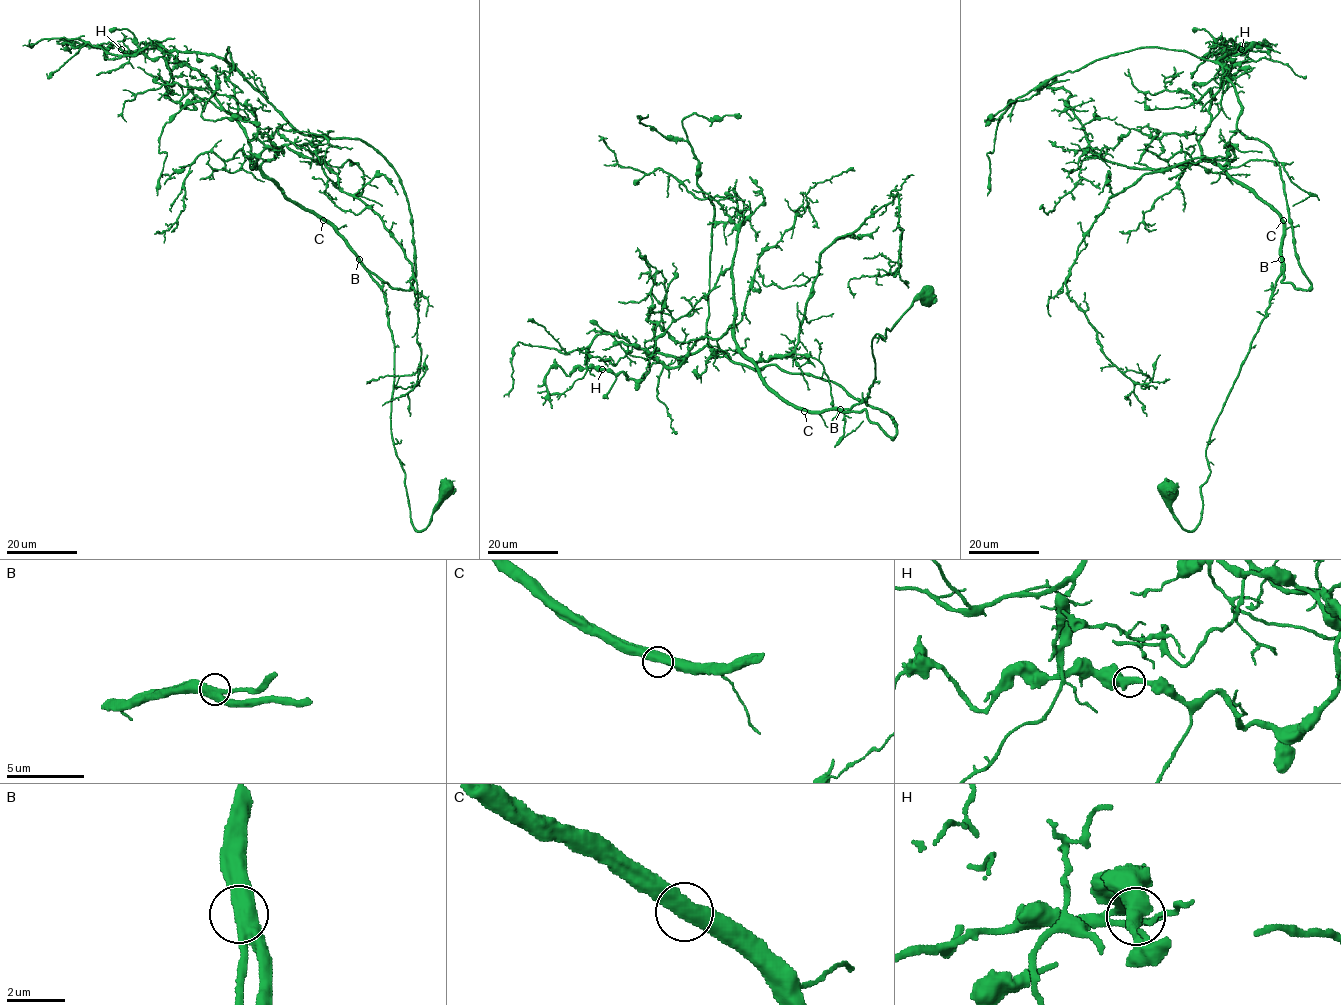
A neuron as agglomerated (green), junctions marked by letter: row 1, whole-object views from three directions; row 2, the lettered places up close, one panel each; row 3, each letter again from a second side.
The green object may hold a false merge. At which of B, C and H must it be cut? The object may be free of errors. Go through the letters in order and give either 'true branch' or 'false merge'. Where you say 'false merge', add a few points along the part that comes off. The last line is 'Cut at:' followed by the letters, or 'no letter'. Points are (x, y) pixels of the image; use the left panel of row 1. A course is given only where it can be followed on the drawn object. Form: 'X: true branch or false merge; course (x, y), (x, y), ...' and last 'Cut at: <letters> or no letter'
B: true branch
C: true branch
H: true branch
Cut at: no letter

